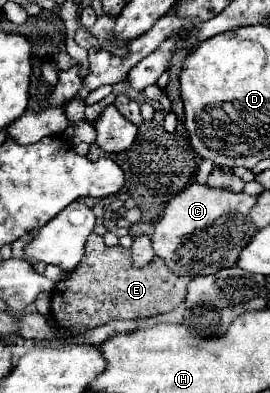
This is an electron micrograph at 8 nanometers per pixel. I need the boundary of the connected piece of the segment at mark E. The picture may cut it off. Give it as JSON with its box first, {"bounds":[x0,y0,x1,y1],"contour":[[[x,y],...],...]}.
{"bounds":[51,234,189,336],"contour":[[[91,234],[79,266],[61,278],[51,292],[51,316],[67,336],[77,336],[111,320],[149,318],[171,312],[185,300],[189,282],[189,276],[173,274],[165,260],[157,256],[147,266],[135,268],[131,250],[105,246],[103,236]]]}

